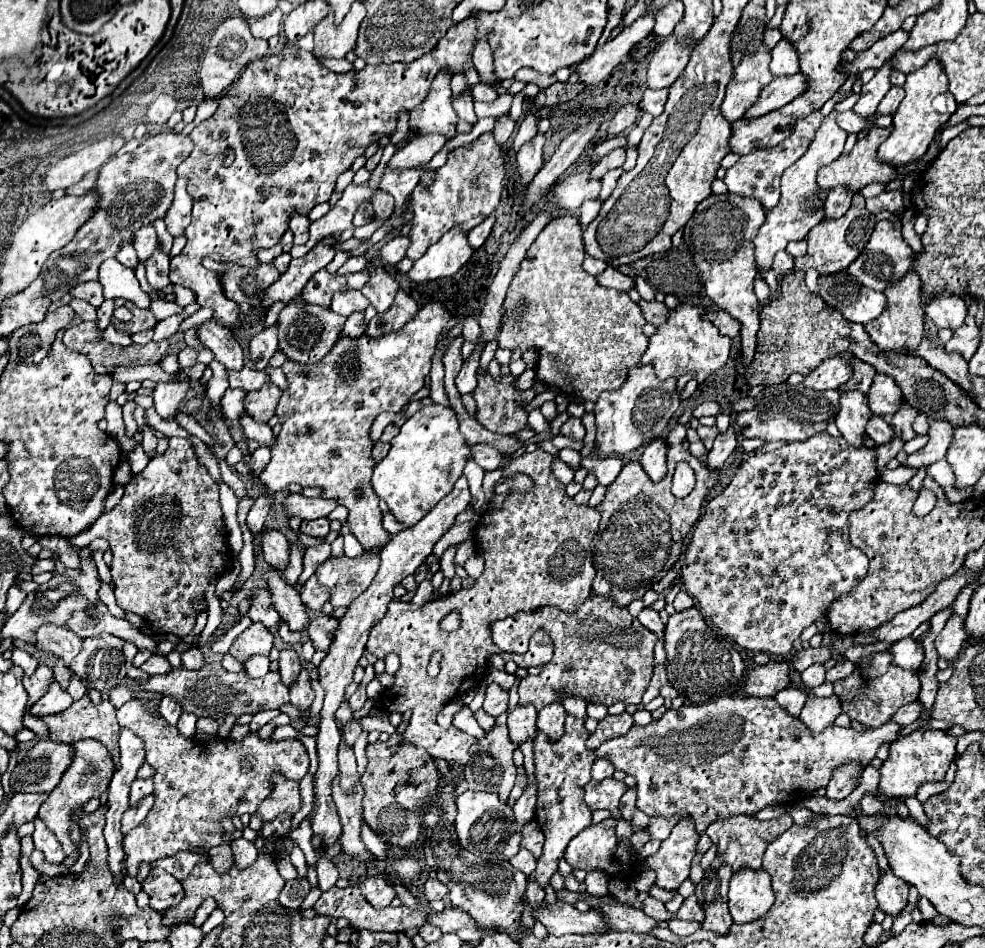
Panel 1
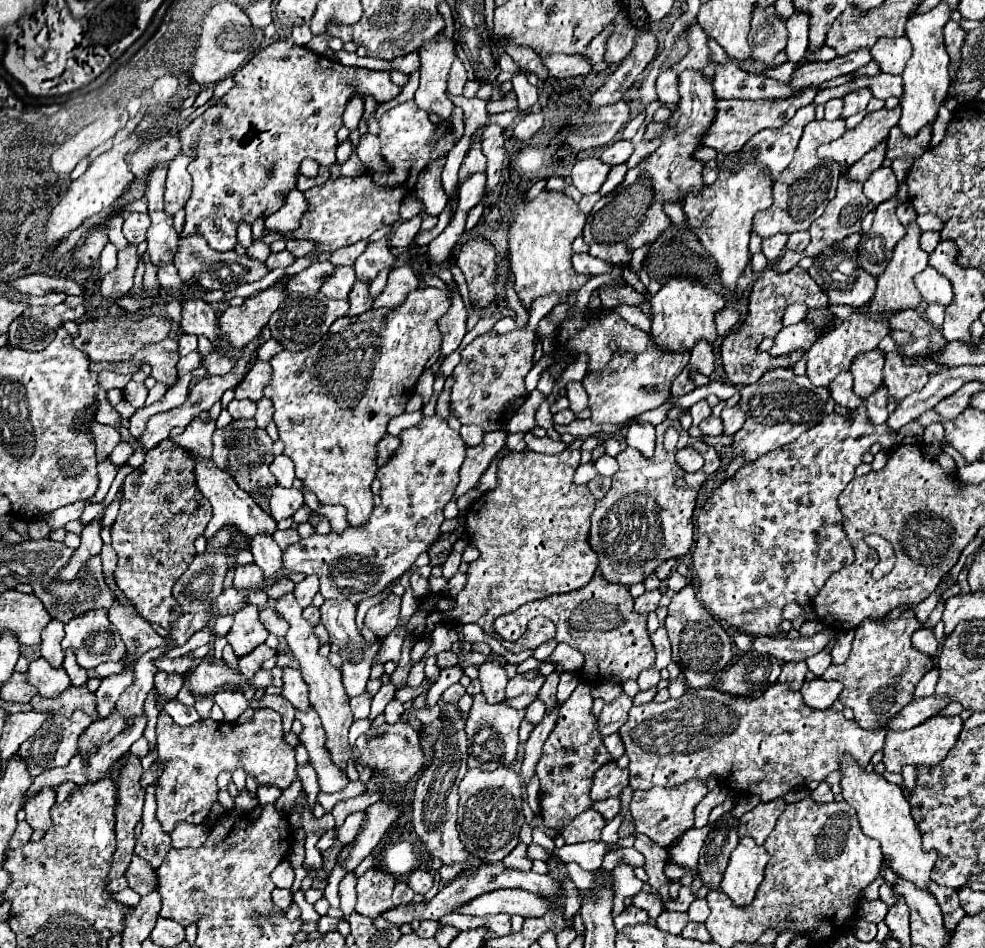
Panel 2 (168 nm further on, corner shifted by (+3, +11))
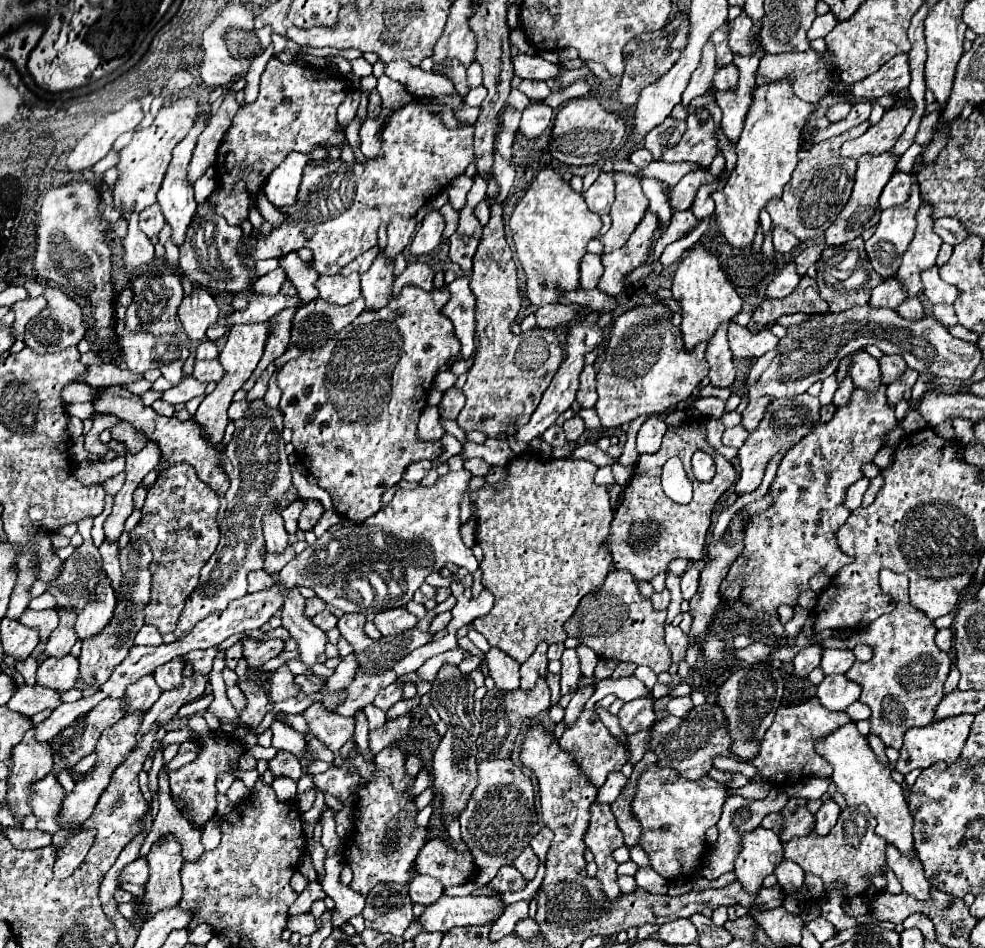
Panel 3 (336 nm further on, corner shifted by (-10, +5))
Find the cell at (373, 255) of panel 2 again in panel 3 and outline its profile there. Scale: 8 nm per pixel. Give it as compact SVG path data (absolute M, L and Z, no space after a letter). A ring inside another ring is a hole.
M393 215L391 223L389 223L389 243L383 249L385 255L389 259L393 259L399 251L403 251L411 243L411 237L413 237L415 229L417 229L417 219L415 217L403 219L403 215Z

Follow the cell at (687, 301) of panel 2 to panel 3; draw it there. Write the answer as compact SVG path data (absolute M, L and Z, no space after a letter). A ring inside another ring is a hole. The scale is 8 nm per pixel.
M695 245L689 255L679 263L675 277L673 277L673 299L677 299L683 307L683 341L685 347L691 351L697 343L709 341L721 321L733 319L741 311L741 297L735 291L733 283L729 281L727 273L723 271L717 255L707 251L703 245Z

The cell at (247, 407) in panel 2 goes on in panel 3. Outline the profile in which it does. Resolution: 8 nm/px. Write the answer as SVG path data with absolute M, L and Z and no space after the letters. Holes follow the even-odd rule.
M243 399L243 401L233 401L231 407L229 407L229 419L231 419L231 421L241 419L243 413L247 411L247 407L249 407L249 401L247 401L247 399Z

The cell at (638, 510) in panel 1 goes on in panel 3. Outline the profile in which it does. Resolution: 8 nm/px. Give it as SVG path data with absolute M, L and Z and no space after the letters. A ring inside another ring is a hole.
M693 417L693 419L685 419L679 427L667 427L661 449L651 455L639 455L639 461L633 469L633 479L625 489L621 505L615 511L611 523L611 535L607 541L613 553L613 565L617 569L629 571L637 581L651 581L651 577L655 577L657 573L665 573L669 561L677 557L699 561L703 557L705 537L711 525L713 507L717 499L735 483L737 471L733 469L733 465L707 443L705 421L707 421L705 417L699 419ZM699 449L713 457L717 469L715 477L707 483L697 481L691 469L691 457ZM669 457L681 459L687 477L693 485L693 501L689 505L673 503L661 489L661 467Z

